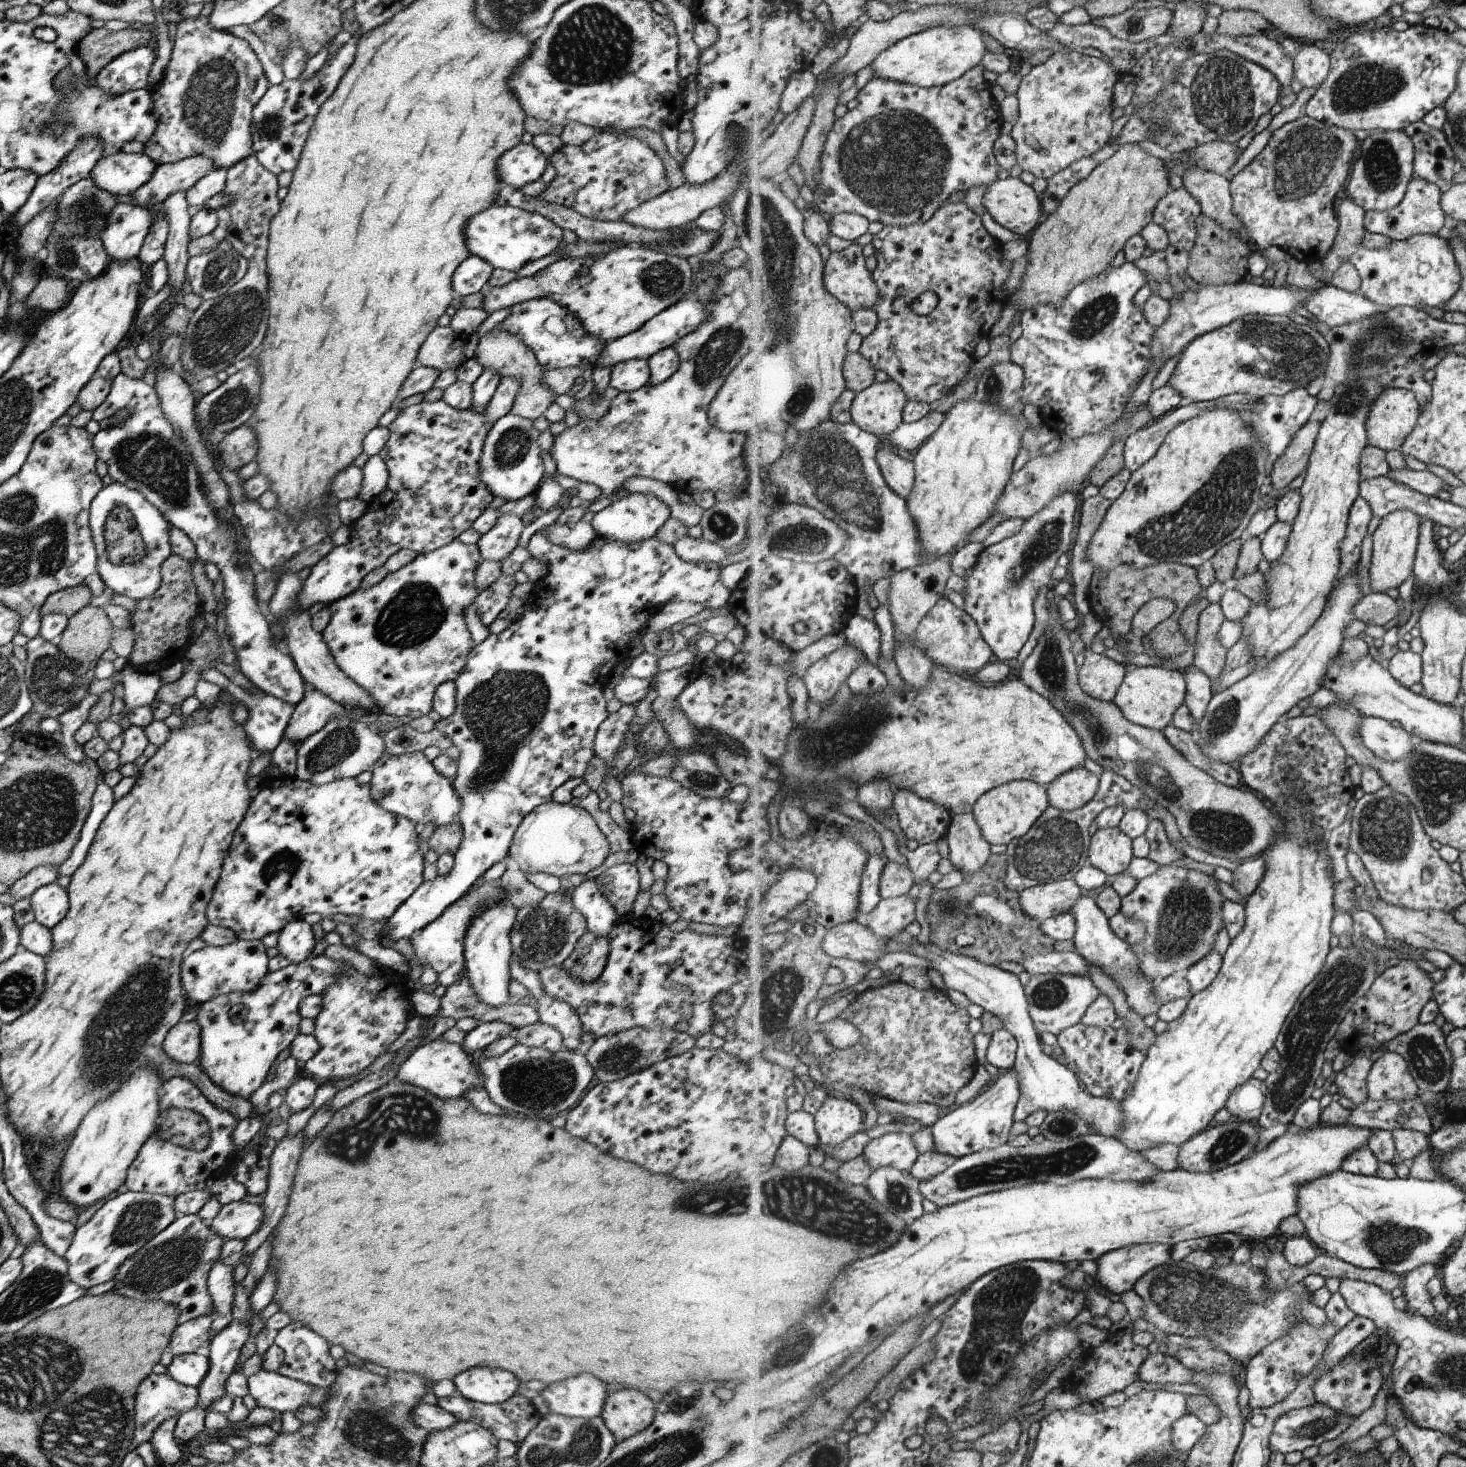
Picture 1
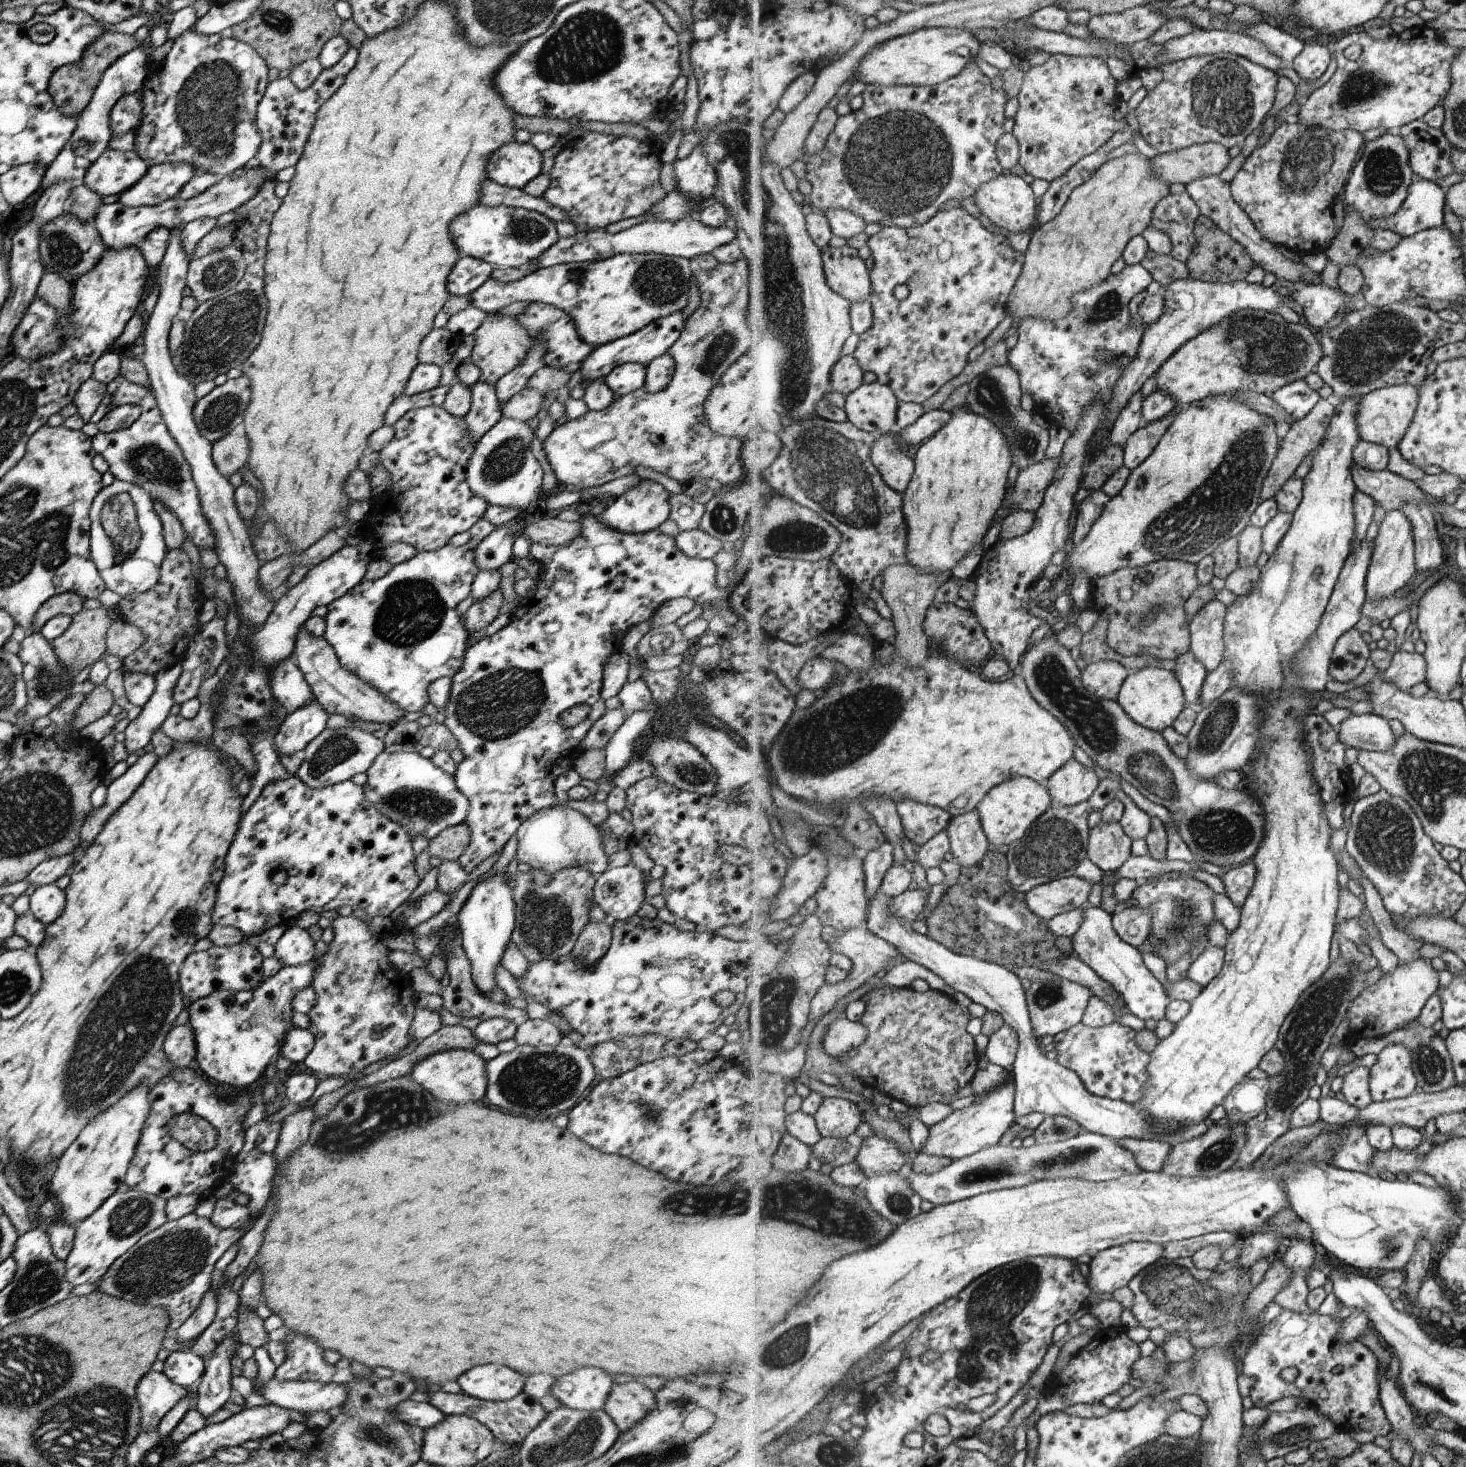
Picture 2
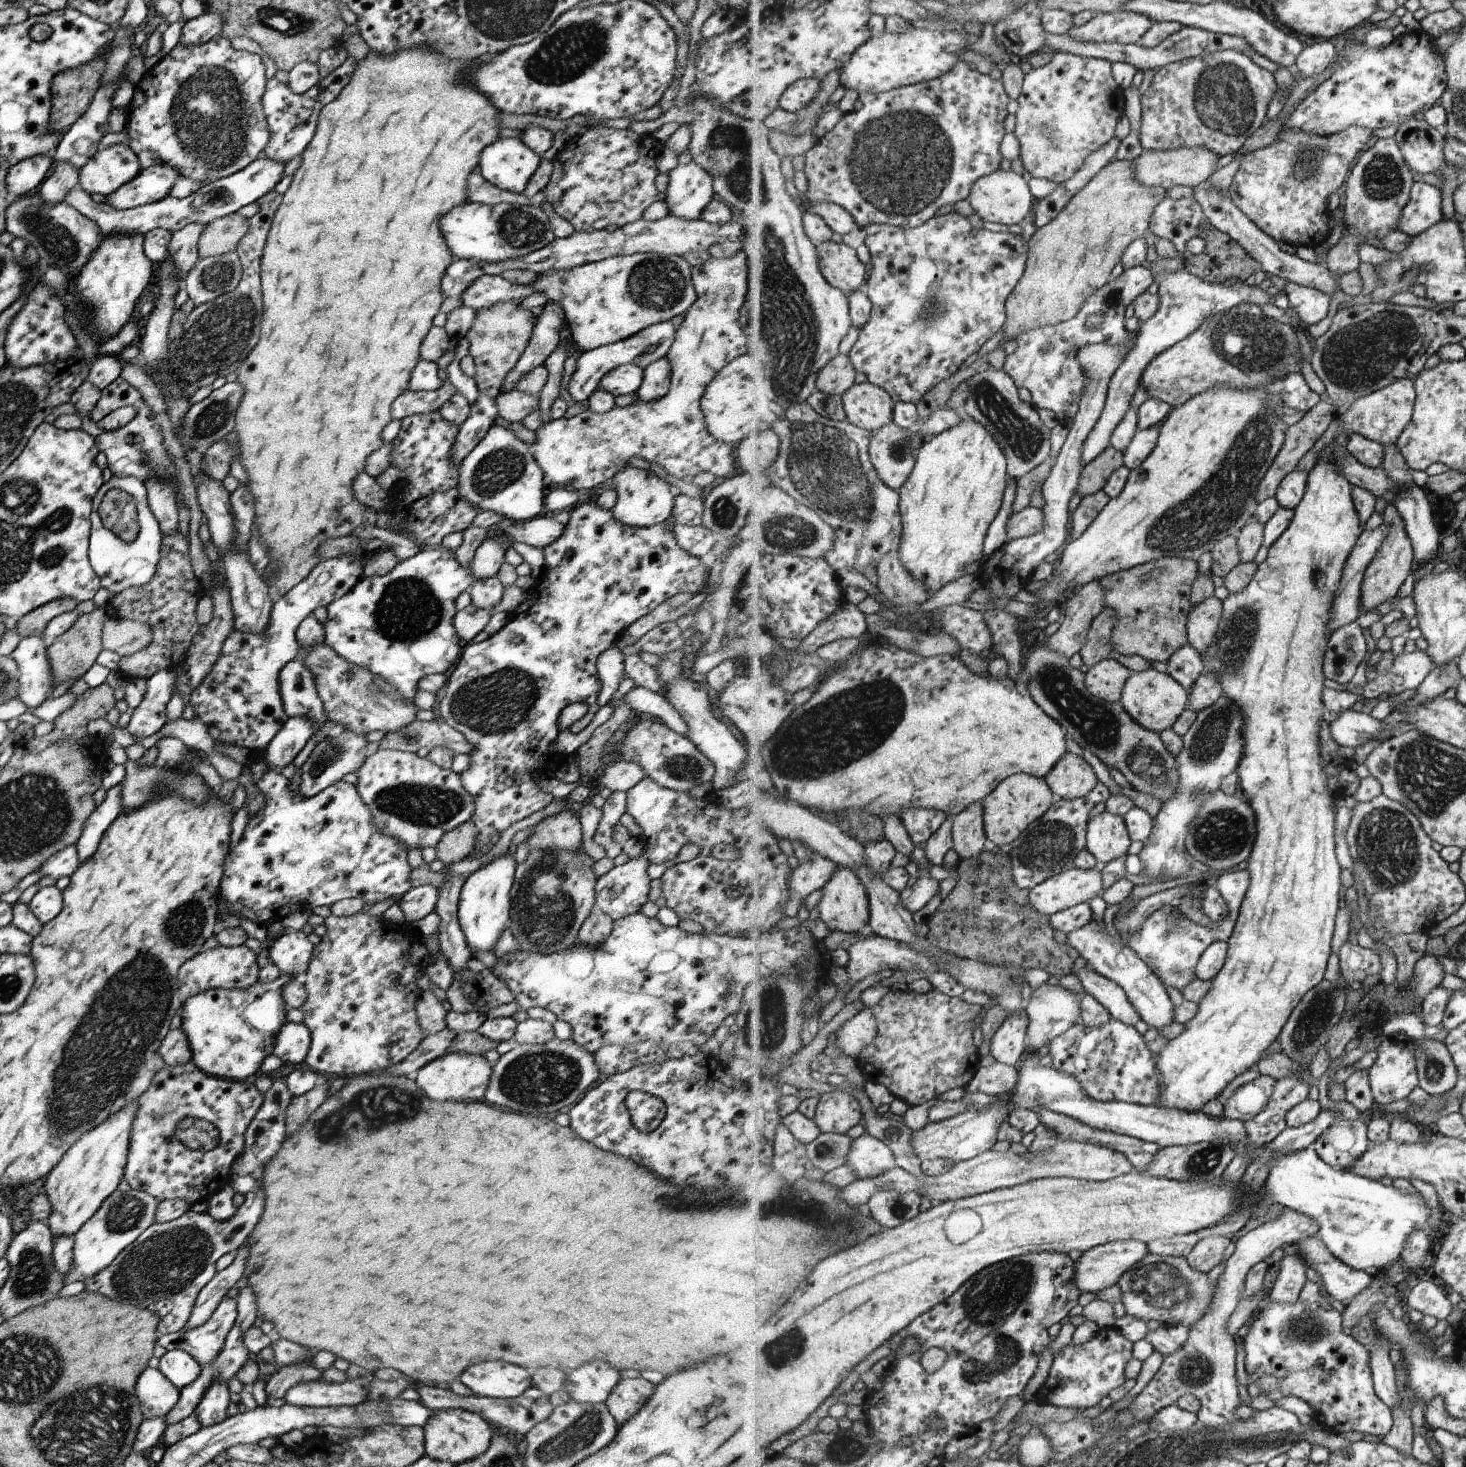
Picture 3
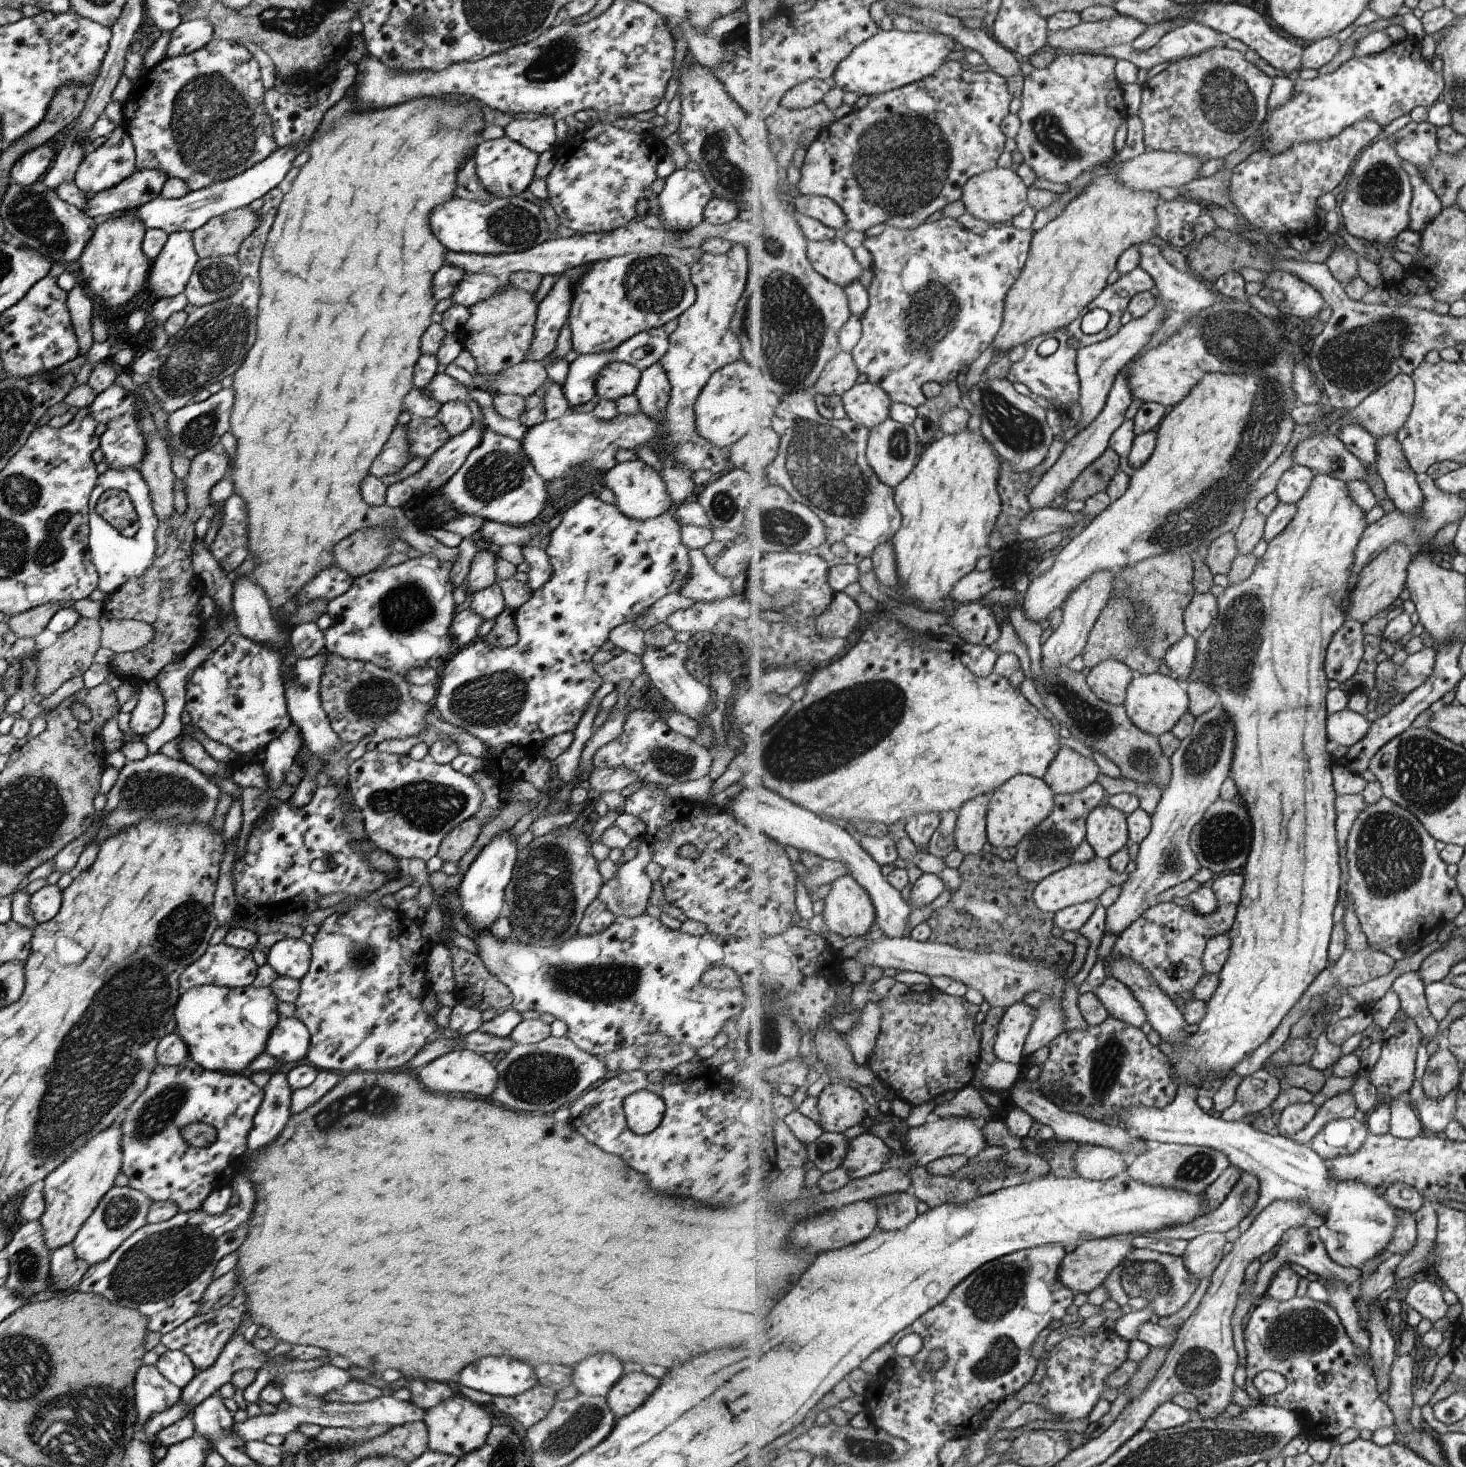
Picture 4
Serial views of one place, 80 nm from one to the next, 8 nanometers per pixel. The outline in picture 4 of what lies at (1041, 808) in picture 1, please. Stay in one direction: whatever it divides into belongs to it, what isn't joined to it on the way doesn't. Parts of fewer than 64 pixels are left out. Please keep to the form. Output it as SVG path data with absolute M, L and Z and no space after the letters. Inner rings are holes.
M1018 774L1003 783L990 798L990 812L987 814L988 842L998 849L1017 848L1027 836L1039 829L1054 812L1054 791L1041 777Z

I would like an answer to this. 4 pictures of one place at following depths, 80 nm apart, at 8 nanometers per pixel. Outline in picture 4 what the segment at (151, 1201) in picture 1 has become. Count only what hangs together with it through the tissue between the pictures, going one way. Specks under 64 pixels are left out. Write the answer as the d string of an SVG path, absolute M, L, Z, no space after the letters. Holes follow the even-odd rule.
M111 1185L111 1188L98 1200L95 1208L83 1222L78 1233L70 1242L78 1259L84 1260L90 1267L96 1262L106 1259L124 1238L134 1233L140 1226L146 1224L145 1215L152 1202L143 1193L129 1186Z

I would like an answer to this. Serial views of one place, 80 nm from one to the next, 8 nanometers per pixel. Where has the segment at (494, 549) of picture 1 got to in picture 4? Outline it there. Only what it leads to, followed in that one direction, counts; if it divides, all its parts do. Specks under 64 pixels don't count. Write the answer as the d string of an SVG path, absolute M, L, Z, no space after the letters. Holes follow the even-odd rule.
M478 545L478 549L470 562L464 583L469 596L474 592L487 588L496 580L495 567L493 567L493 562L495 562L495 557L497 557L496 552L480 550L483 549L483 545Z

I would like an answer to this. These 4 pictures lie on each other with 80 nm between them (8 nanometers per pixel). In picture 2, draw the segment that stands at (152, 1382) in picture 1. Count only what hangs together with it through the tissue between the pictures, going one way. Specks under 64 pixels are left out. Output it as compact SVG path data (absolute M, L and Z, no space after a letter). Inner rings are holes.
M149 1369L135 1388L140 1410L140 1431L156 1428L161 1417L189 1391L171 1382L162 1372Z

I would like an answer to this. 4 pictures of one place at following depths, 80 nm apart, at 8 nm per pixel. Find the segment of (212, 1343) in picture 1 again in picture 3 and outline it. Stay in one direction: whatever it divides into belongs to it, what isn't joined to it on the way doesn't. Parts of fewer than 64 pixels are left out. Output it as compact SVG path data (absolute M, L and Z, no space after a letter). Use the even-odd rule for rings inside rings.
M223 1381L213 1382L208 1386L199 1404L192 1412L201 1427L210 1427L229 1417L226 1413L227 1404L229 1404L228 1393L227 1385Z

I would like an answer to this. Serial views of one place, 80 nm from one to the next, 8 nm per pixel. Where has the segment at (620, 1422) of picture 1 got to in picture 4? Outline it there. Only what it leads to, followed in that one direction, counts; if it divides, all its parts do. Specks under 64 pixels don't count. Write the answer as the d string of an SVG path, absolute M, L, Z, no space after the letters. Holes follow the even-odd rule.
M629 1372L606 1392L606 1403L615 1419L633 1412L657 1388L660 1379L645 1372Z

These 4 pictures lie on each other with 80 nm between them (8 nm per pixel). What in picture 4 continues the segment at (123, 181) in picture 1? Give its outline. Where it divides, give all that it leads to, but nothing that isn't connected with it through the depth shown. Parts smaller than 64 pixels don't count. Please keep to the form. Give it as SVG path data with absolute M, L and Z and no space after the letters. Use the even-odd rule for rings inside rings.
M118 125L103 144L80 160L73 182L82 193L95 194L118 185L134 171L131 139Z

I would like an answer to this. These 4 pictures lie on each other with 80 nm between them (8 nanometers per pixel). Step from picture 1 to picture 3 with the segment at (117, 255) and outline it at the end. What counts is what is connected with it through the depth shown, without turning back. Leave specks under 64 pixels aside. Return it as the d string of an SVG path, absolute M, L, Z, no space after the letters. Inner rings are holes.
M257 157L245 168L222 179L205 183L185 198L178 199L167 194L155 202L120 211L105 204L95 203L79 187L69 189L62 200L75 210L78 210L83 216L92 220L102 235L139 233L143 236L153 229L162 227L168 233L172 233L188 224L206 225L216 218L236 214L236 210L243 208L246 204L251 204L251 202L256 201L260 196L273 189L273 186L283 177L283 166L283 163L273 159Z

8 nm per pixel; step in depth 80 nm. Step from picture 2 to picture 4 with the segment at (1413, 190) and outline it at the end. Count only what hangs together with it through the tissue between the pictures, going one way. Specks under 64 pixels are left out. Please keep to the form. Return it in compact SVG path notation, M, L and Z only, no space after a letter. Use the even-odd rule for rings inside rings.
M1417 181L1410 210L1410 229L1423 232L1442 213L1442 199L1425 181Z

